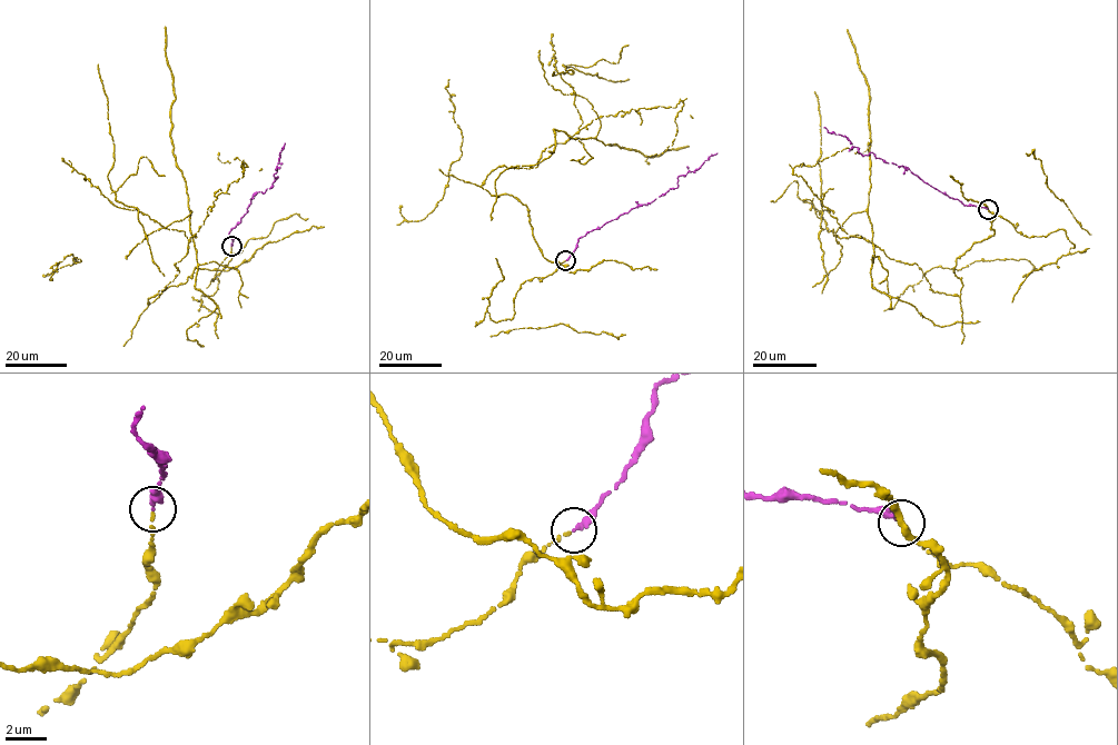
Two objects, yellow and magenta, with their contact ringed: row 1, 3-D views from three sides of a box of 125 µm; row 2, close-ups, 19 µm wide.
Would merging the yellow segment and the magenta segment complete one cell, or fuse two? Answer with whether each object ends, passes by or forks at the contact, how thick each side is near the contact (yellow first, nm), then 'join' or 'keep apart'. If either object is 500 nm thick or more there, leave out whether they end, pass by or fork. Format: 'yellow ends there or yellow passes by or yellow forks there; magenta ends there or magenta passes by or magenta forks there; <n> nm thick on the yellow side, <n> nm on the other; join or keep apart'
yellow ends there; magenta ends there; 140 nm thick on the yellow side, 280 nm on the other; join

